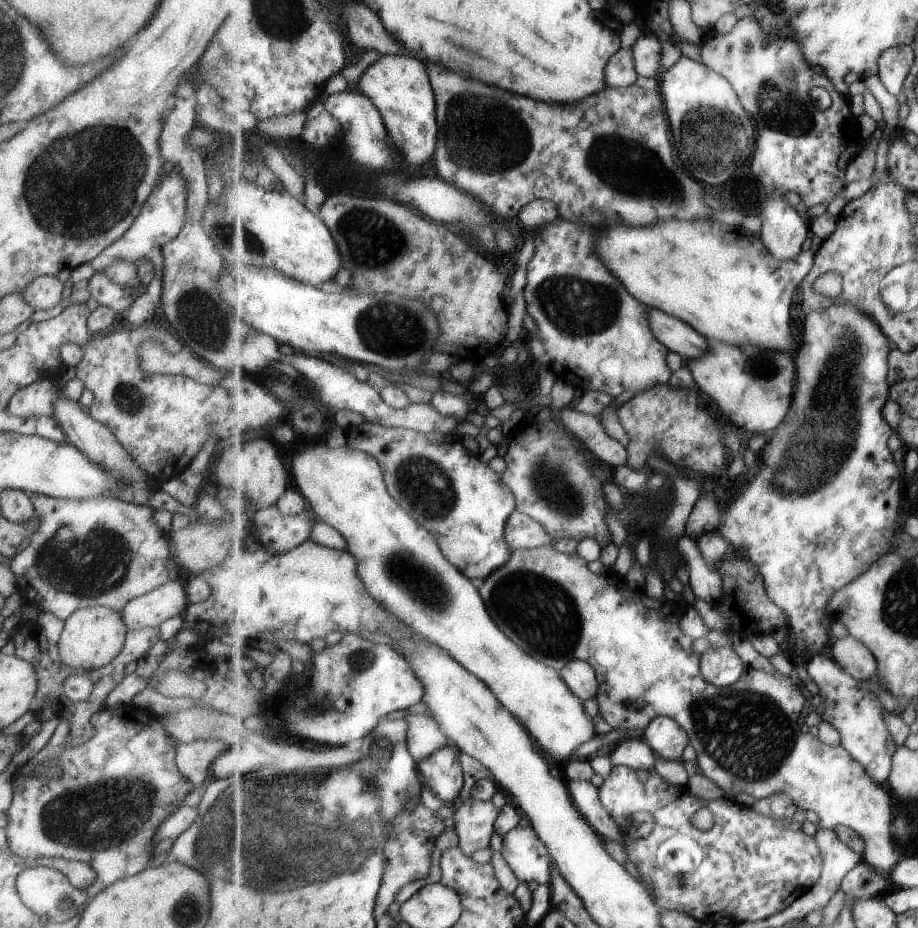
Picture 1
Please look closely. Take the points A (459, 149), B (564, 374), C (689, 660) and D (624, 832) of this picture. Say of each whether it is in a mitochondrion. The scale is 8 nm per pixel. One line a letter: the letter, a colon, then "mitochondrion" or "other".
A: mitochondrion
B: other
C: other
D: other

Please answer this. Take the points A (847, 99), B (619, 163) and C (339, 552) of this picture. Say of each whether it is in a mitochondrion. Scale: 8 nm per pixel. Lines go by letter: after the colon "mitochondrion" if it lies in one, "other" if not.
A: other
B: mitochondrion
C: other

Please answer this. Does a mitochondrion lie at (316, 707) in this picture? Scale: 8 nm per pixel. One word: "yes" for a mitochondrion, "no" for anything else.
no

